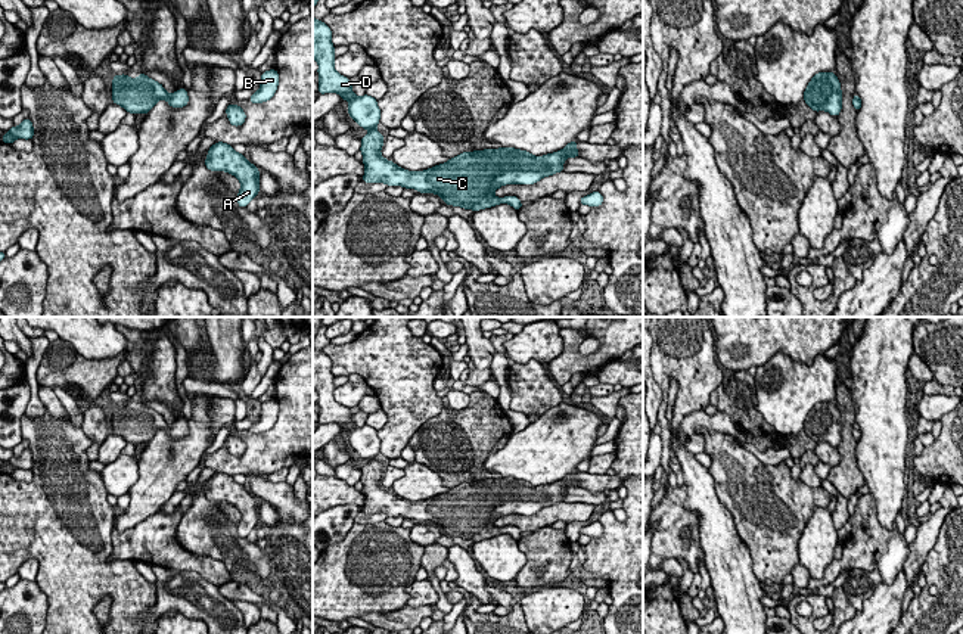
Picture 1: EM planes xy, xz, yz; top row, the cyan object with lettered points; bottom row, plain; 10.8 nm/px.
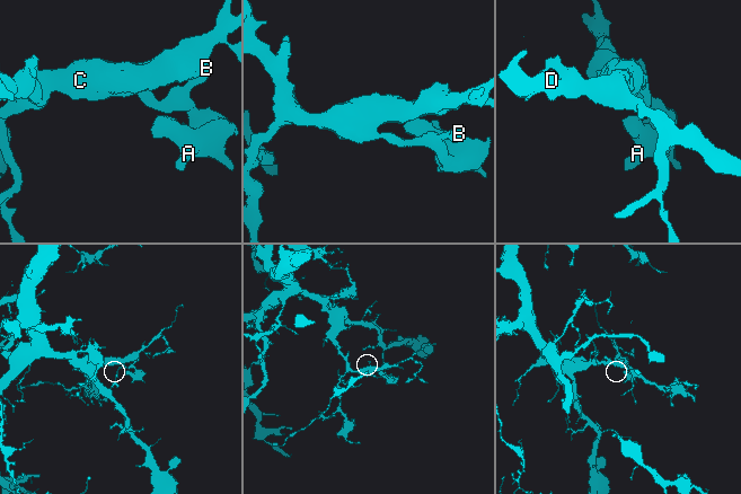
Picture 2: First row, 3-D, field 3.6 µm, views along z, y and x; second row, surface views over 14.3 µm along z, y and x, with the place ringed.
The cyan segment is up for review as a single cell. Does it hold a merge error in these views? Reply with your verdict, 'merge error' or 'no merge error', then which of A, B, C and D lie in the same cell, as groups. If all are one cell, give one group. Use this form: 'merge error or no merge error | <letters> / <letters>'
no merge error | A B C D

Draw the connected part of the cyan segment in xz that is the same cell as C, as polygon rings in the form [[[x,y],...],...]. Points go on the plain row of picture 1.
[[[313,345],[313,389],[319,394],[317,404],[319,425],[338,423],[342,431],[348,431],[350,447],[370,463],[361,467],[360,482],[363,484],[361,492],[364,494],[364,513],[385,513],[386,516],[403,516],[404,519],[416,519],[419,523],[434,523],[442,528],[445,535],[460,537],[465,540],[491,538],[500,534],[509,534],[516,541],[522,538],[522,532],[516,526],[496,528],[494,522],[506,515],[534,515],[544,507],[563,501],[563,492],[569,488],[580,488],[577,481],[577,470],[568,473],[562,481],[547,484],[544,487],[534,487],[532,484],[515,478],[484,479],[473,482],[463,482],[444,494],[435,495],[423,501],[407,501],[392,491],[380,485],[383,476],[383,466],[376,460],[380,450],[380,439],[378,431],[369,425],[355,426],[350,408],[335,401],[335,376],[332,375],[332,360],[323,352],[317,351]]]

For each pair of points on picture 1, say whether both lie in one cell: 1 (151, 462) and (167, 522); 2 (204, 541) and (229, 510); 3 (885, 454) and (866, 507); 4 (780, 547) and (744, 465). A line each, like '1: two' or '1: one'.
1: two
2: two
3: two
4: one

